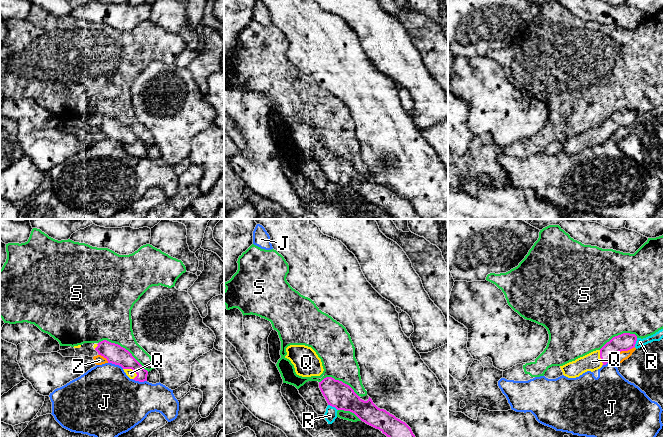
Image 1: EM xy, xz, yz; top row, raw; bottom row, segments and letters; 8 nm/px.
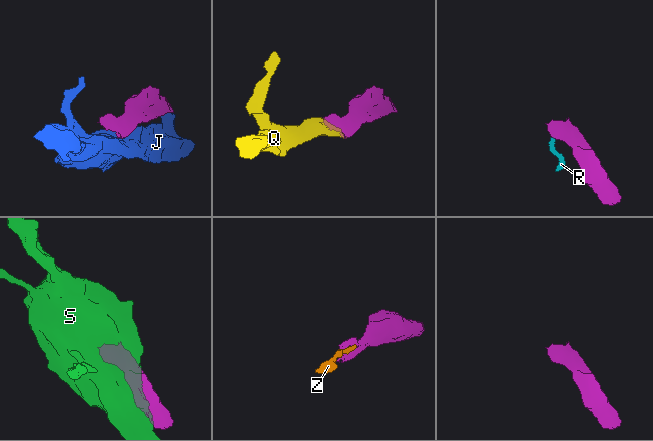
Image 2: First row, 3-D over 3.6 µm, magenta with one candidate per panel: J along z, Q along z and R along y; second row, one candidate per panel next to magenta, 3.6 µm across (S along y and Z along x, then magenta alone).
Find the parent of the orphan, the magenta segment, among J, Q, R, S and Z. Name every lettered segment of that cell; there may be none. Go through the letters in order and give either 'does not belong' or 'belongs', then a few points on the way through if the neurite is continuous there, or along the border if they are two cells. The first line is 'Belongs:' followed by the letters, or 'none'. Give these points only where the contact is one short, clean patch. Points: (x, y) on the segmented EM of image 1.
Belongs: Q
J: does not belong
Q: belongs
R: does not belong; border along xz (328, 404), (337, 410)
S: does not belong
Z: does not belong; border along yz (634, 346), (627, 350), (619, 351), (609, 361)

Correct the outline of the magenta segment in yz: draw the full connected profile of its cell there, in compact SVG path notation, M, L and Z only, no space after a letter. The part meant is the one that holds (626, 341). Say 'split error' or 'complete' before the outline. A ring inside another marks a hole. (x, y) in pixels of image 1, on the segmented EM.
split error | M623 333L613 337L600 350L593 351L583 357L560 366L563 375L568 378L576 378L587 371L595 371L606 365L621 351L628 351L635 347L637 336Z

